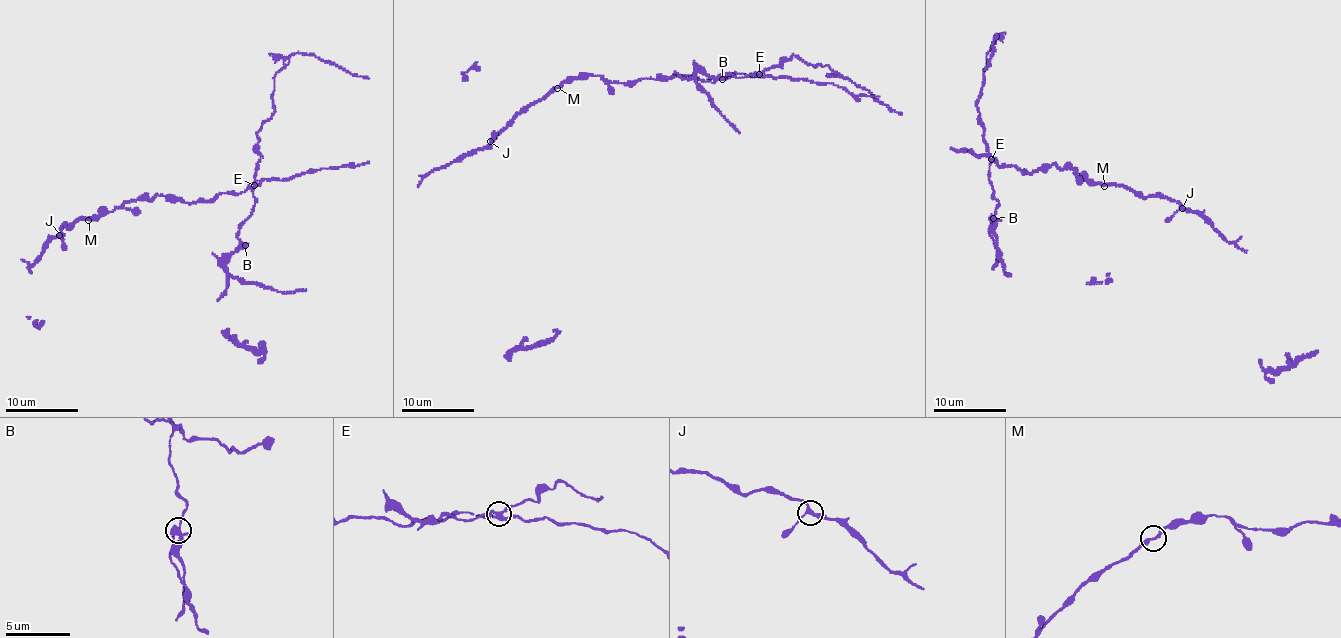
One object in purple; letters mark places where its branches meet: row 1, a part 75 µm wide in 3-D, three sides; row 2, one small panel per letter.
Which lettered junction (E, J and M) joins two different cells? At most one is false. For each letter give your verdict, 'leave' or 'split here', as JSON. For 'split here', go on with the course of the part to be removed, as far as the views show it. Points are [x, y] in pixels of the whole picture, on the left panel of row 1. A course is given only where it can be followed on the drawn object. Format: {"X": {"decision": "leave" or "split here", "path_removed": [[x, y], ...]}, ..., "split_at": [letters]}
{"E": {"decision": "split here", "path_removed": [[254, 186], [260, 158], [257, 132], [274, 111], [274, 76], [289, 57], [298, 53], [315, 55], [369, 78]]}, "J": {"decision": "leave"}, "M": {"decision": "leave"}, "split_at": ["E"]}

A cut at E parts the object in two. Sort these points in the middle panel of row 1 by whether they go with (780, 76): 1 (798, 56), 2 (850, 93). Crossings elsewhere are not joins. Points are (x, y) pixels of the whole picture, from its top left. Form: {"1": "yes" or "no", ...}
{"1": "no", "2": "yes"}

